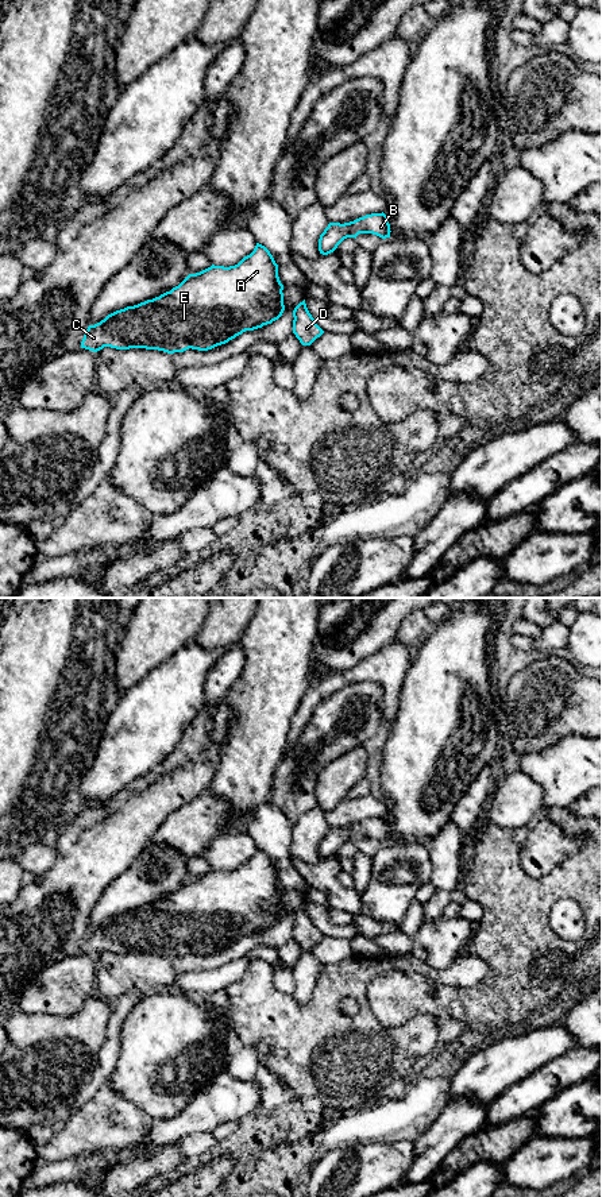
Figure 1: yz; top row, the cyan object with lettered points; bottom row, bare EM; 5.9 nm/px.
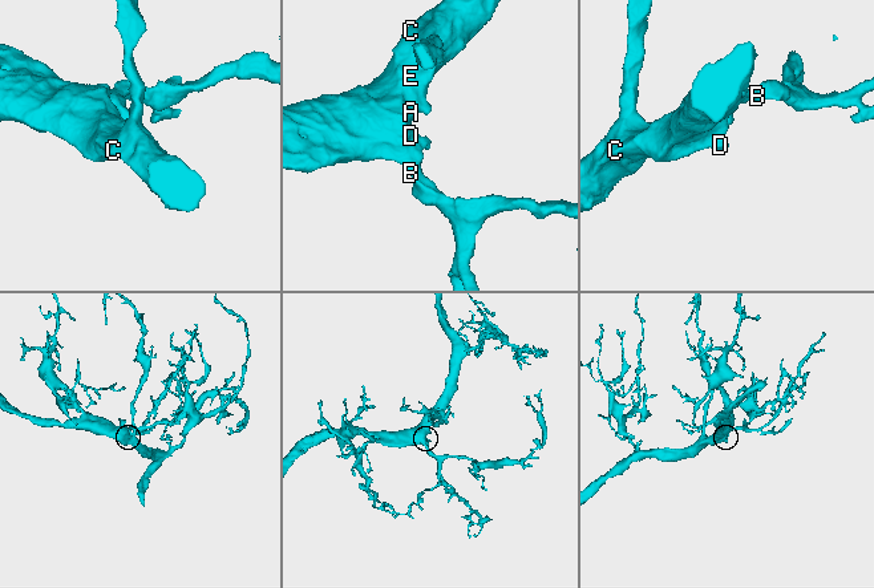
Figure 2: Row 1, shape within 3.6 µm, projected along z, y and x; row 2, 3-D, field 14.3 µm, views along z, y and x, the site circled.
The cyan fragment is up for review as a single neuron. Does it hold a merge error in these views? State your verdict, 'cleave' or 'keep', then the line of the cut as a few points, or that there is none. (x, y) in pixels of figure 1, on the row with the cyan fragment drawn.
keep; no cut

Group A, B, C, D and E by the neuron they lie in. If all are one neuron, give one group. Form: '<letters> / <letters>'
A B C D E

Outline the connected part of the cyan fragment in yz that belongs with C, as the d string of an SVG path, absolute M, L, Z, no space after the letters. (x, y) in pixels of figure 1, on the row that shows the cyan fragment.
M256 243L254 251L238 265L215 266L189 274L178 286L153 300L116 310L89 325L81 348L97 352L104 347L116 350L146 348L167 354L189 348L208 351L225 344L246 331L254 331L278 320L283 310L283 285L278 265L270 251Z

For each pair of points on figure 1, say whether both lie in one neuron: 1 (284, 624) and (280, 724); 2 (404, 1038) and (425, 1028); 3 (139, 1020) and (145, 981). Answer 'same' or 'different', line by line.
1: same
2: same
3: different

